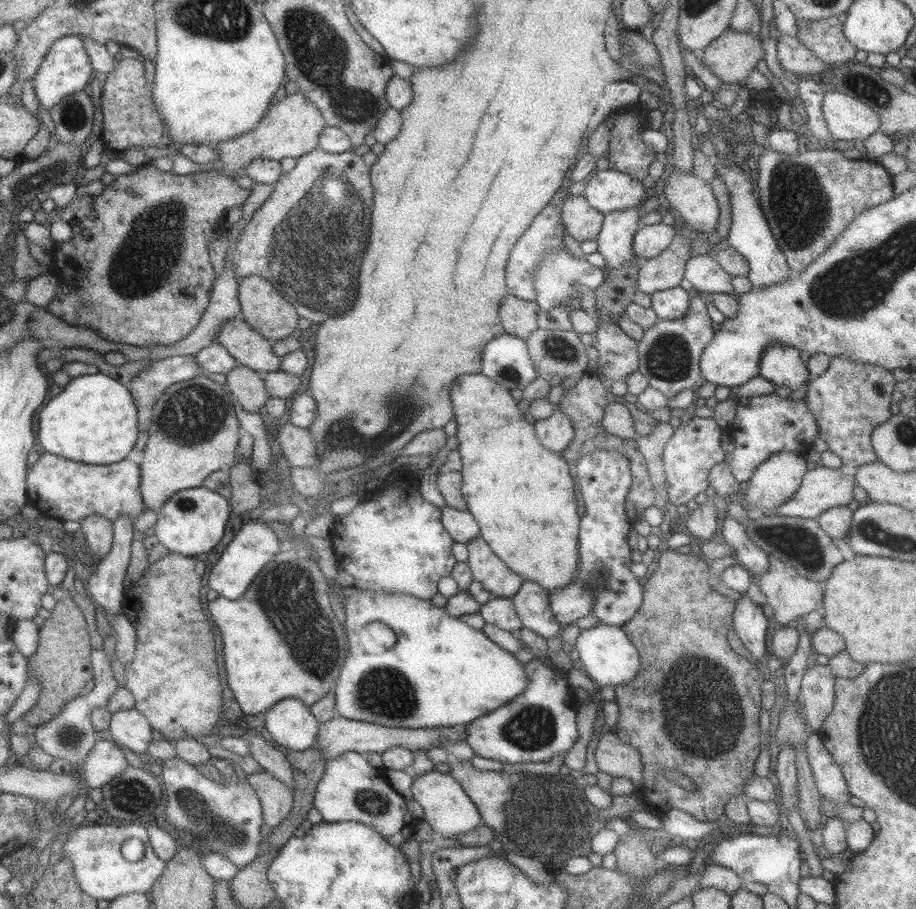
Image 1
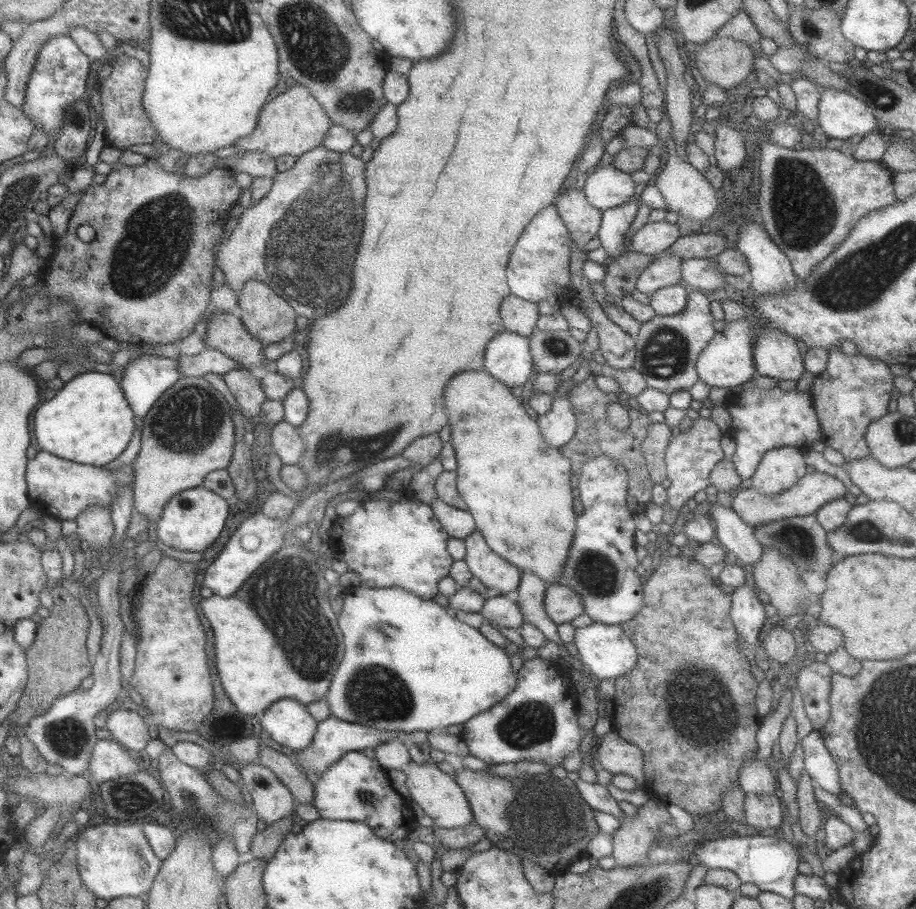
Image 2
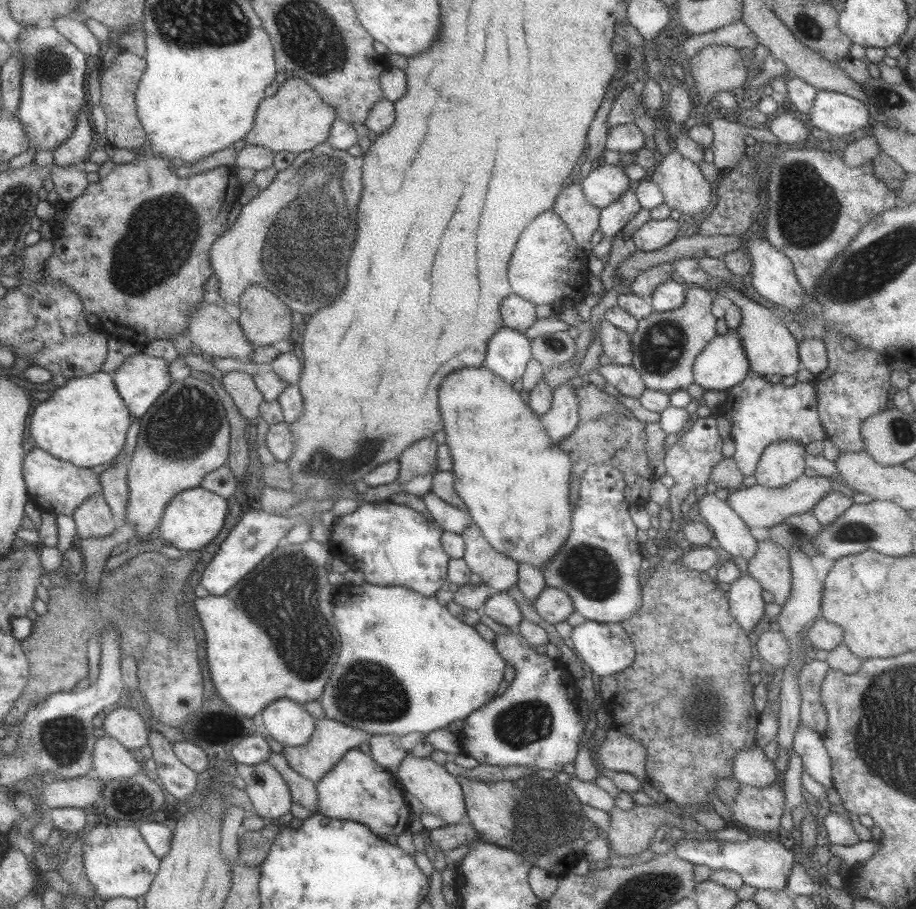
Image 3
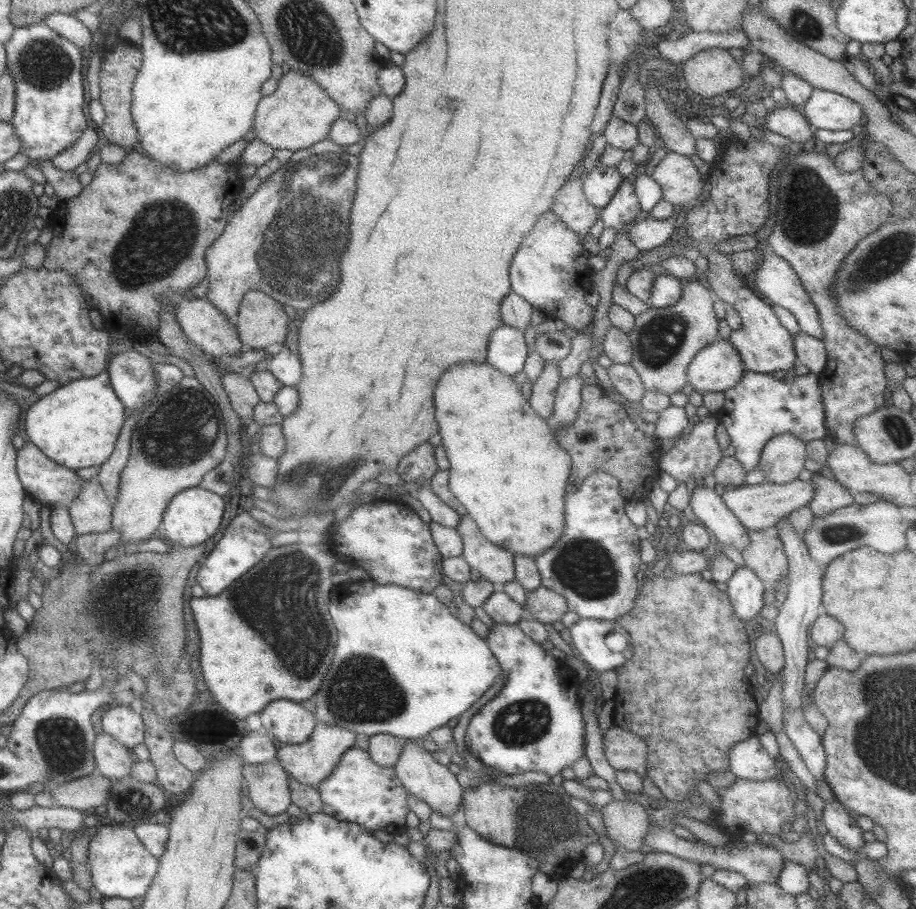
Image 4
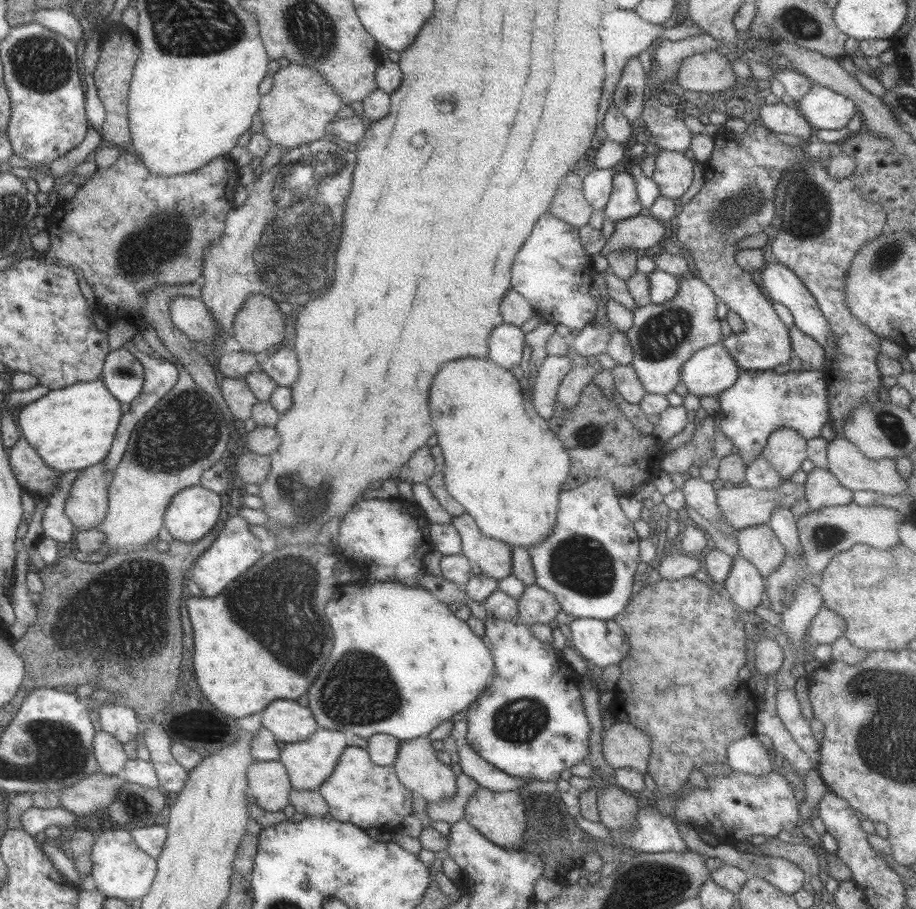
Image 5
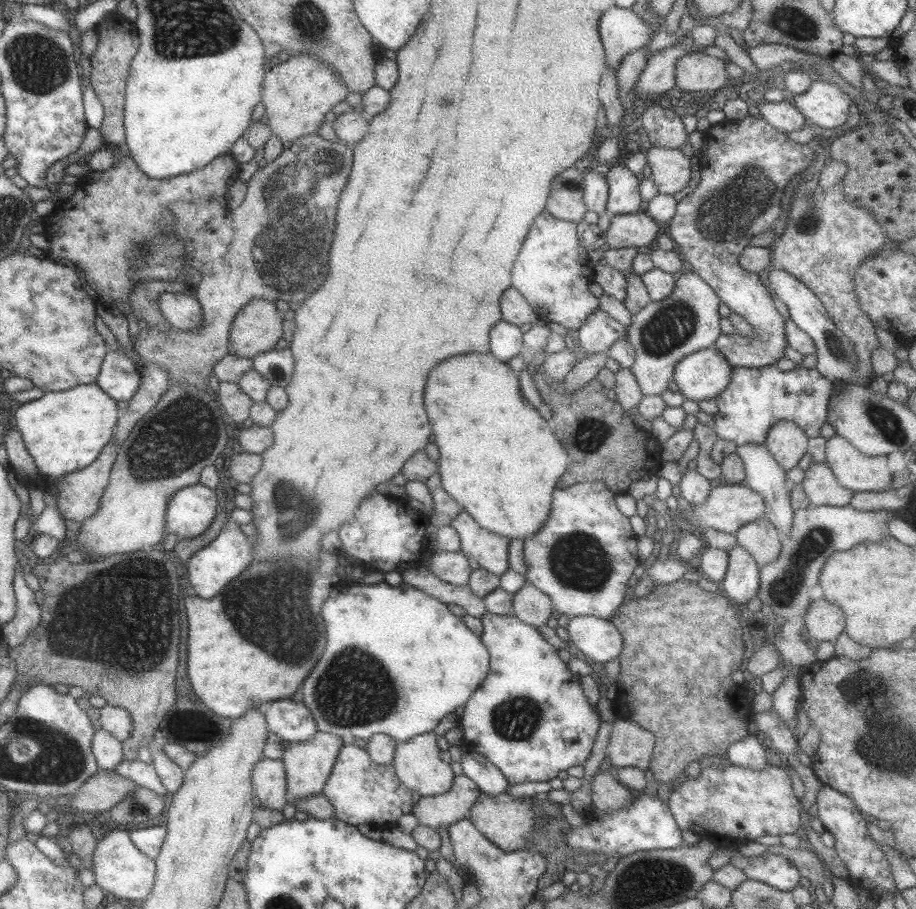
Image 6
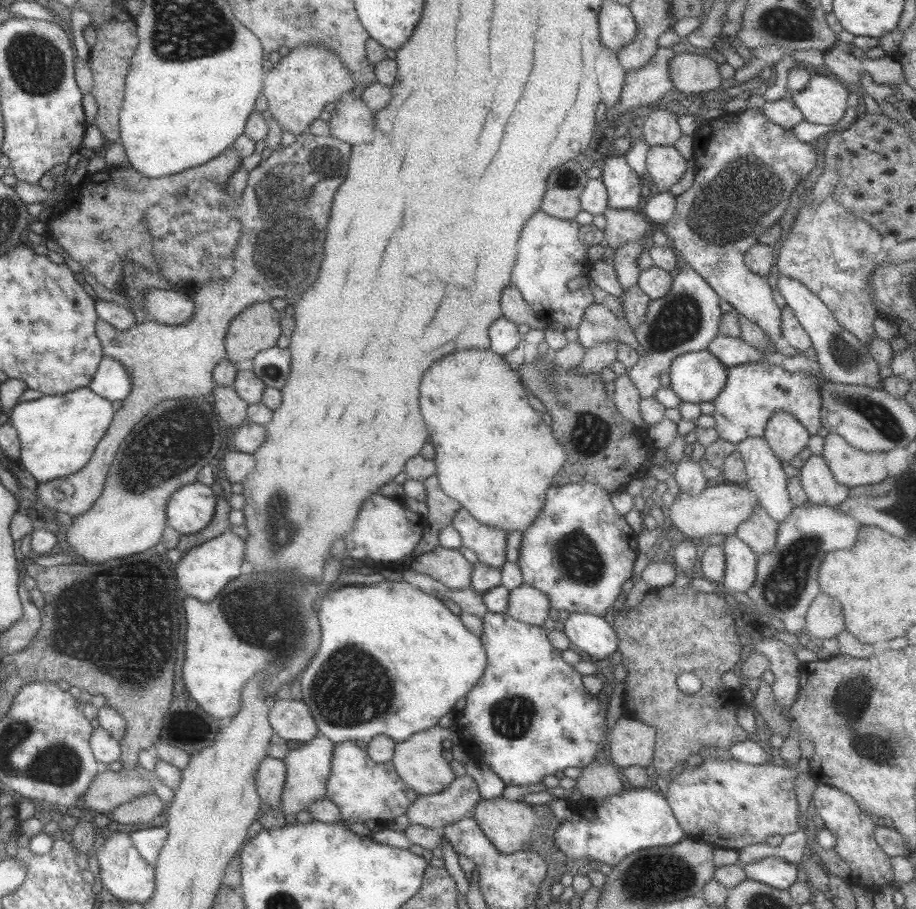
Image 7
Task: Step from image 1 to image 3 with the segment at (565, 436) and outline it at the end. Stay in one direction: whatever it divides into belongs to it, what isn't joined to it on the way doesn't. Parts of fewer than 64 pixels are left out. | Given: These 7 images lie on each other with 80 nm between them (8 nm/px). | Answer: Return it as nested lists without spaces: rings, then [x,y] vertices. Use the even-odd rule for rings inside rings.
[[[570,382],[558,385],[550,411],[540,416],[548,436],[556,443],[571,435],[579,423],[580,404],[576,392]]]

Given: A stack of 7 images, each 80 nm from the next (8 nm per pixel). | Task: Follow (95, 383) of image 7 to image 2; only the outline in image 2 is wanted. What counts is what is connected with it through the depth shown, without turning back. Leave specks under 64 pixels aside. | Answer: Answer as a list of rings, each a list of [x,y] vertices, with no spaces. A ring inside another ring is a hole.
[[[160,355],[133,356],[119,380],[135,416],[144,417],[160,396],[180,380],[177,358]]]

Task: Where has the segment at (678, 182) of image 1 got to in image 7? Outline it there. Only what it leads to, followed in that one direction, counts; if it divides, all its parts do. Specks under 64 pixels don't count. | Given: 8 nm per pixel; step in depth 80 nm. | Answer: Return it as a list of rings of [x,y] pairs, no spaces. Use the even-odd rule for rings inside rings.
[[[651,143],[647,152],[646,168],[657,190],[668,191],[678,182],[686,171],[687,161],[674,145],[659,146]]]

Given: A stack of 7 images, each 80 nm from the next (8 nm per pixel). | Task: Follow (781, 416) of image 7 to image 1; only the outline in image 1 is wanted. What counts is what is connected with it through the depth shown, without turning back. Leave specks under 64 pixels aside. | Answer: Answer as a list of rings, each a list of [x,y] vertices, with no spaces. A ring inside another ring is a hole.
[[[782,451],[761,462],[748,481],[746,500],[757,509],[771,514],[775,506],[790,498],[808,472],[808,461],[803,454]]]

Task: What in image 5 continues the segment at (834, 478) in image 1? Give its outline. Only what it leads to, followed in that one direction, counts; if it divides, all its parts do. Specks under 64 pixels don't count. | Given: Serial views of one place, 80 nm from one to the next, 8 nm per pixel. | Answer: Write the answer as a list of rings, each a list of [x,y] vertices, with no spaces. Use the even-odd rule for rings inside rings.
[[[790,480],[784,481],[779,488],[752,488],[746,484],[733,485],[731,488],[722,487],[715,490],[717,494],[716,504],[721,510],[721,518],[729,522],[734,530],[742,530],[744,527],[754,526],[757,524],[768,523],[772,516],[775,506],[786,505],[790,507],[798,499],[805,497],[805,486],[800,483],[793,483]]]

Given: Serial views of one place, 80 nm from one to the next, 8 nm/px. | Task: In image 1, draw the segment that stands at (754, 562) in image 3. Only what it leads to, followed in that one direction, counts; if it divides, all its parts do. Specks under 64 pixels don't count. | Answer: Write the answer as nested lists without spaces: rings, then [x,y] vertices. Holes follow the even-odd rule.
[[[769,556],[769,567],[756,577],[759,587],[767,596],[767,604],[774,611],[774,620],[782,625],[786,625],[790,620],[797,619],[798,616],[804,616],[813,610],[821,609],[823,602],[823,591],[817,585],[817,582],[802,576],[796,568],[790,563],[784,562],[775,556]]]

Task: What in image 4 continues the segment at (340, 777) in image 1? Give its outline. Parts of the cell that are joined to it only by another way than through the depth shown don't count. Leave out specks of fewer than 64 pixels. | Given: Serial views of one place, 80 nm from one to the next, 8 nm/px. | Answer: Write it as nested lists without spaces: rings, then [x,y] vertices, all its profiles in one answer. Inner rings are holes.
[[[350,748],[341,757],[336,769],[319,785],[319,794],[322,799],[322,812],[340,821],[354,822],[364,829],[374,832],[383,830],[400,834],[407,829],[406,815],[410,812],[408,807],[408,796],[410,792],[397,778],[394,767],[379,766],[372,761],[370,754],[362,748]]]

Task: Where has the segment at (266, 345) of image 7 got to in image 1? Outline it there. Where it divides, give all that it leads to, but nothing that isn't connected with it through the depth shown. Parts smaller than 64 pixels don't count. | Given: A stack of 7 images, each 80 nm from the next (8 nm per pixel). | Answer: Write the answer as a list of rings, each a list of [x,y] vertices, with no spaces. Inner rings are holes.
[[[257,275],[248,276],[240,281],[239,302],[244,314],[243,320],[256,333],[273,342],[291,337],[301,318],[288,299],[282,297],[270,282]]]

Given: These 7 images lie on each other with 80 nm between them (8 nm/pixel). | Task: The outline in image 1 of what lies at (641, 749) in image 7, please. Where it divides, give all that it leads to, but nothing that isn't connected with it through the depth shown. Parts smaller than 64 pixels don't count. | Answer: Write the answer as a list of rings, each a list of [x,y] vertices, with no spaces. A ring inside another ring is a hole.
[[[614,732],[601,736],[594,753],[600,771],[610,777],[630,780],[636,790],[643,787],[643,764],[636,748],[617,738]]]

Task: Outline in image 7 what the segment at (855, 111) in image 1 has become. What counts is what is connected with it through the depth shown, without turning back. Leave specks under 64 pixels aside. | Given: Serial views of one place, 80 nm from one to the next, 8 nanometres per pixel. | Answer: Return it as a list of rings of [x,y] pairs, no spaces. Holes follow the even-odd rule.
[[[811,75],[809,83],[804,90],[789,93],[790,99],[799,108],[804,119],[812,124],[836,125],[848,110],[848,92],[849,87],[841,81],[837,81],[833,76],[828,75]]]

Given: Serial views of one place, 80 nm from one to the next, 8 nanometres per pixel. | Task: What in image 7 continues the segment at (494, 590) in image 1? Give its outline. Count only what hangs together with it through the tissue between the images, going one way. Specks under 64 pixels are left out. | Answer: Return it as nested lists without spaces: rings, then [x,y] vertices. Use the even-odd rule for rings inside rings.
[[[464,507],[456,511],[452,525],[460,534],[463,546],[473,550],[480,562],[501,570],[507,561],[508,532],[482,524]]]

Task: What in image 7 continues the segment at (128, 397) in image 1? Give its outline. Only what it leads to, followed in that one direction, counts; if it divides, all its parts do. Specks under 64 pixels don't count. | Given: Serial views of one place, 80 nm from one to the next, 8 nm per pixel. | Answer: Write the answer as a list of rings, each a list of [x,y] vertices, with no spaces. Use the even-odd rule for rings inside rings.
[[[87,386],[64,395],[44,395],[31,402],[20,401],[9,413],[20,441],[19,462],[38,482],[71,476],[88,462],[115,412],[112,401],[98,396]]]

